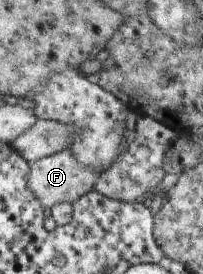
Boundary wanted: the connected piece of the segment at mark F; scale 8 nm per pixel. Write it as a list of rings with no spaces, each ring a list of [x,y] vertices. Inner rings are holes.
[[[68,148],[31,164],[28,186],[32,188],[32,192],[36,194],[36,198],[38,198],[46,208],[52,208],[52,206],[64,202],[74,204],[85,194],[92,192],[94,188],[96,188],[96,184],[98,184],[98,180],[100,180],[104,170],[105,169],[100,166],[98,166],[98,168],[92,168],[92,166],[80,164],[80,162],[76,160],[74,152]]]

